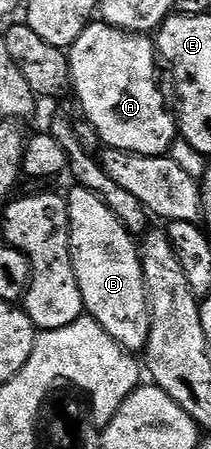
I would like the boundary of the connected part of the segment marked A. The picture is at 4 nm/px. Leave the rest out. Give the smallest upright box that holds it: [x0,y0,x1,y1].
[68,21,179,155]

